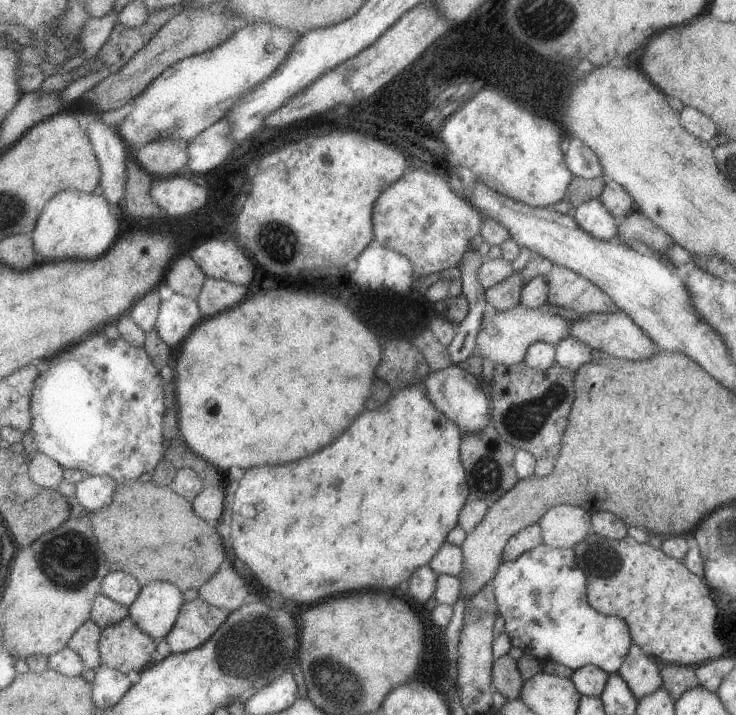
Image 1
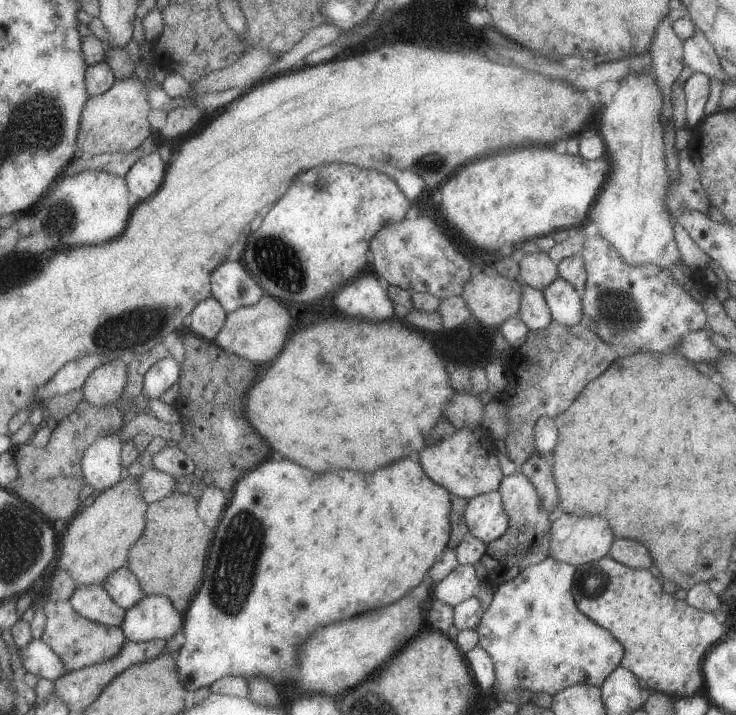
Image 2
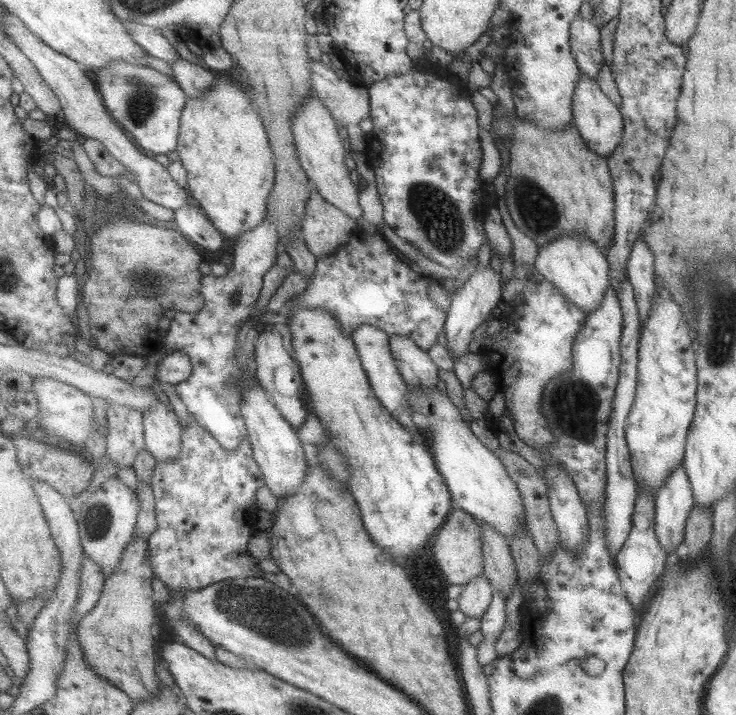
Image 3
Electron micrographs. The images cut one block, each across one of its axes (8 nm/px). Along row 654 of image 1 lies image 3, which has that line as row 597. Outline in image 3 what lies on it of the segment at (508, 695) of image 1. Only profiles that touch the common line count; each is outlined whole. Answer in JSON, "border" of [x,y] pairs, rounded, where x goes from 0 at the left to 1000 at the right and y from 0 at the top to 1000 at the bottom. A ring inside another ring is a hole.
{"border":[[[655,727],[649,729],[655,738],[655,776],[659,779],[658,807],[686,838],[694,831],[694,824],[702,808],[702,793],[697,775],[686,750],[675,740],[667,738]]]}

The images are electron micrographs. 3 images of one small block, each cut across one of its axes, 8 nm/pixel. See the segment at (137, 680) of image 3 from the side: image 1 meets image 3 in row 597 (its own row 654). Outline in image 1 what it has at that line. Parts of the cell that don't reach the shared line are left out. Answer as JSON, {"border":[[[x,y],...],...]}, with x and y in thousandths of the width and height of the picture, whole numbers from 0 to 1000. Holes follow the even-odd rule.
{"border":[[[175,860],[170,867],[139,880],[136,895],[139,930],[156,934],[156,937],[170,943],[174,943],[178,937],[190,943],[209,929],[208,915],[213,909],[213,899],[215,897],[208,895],[202,887],[194,884],[194,880],[189,878],[189,874],[183,873],[183,867]]]}

